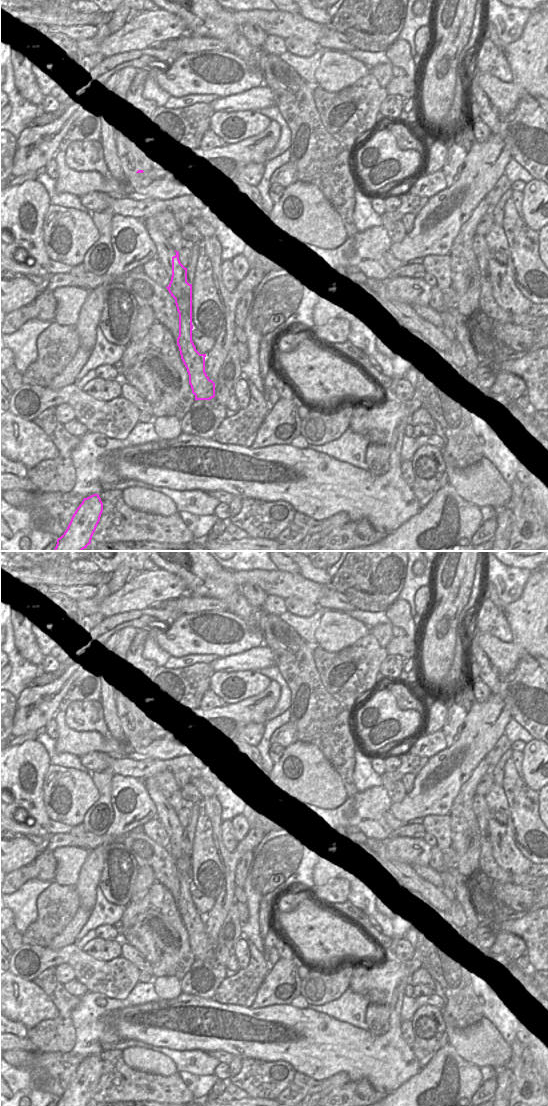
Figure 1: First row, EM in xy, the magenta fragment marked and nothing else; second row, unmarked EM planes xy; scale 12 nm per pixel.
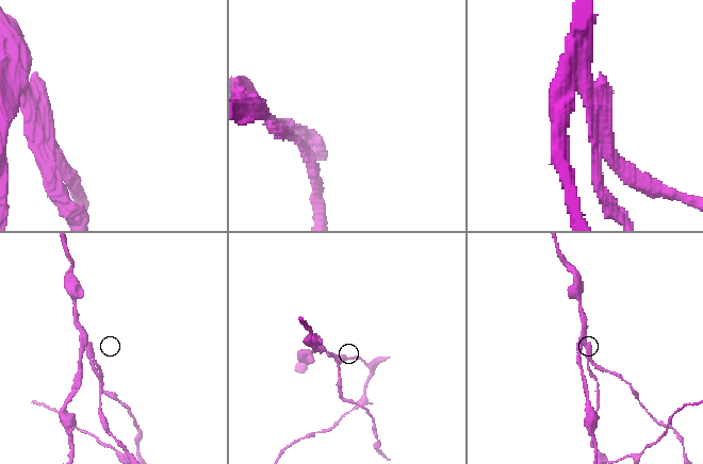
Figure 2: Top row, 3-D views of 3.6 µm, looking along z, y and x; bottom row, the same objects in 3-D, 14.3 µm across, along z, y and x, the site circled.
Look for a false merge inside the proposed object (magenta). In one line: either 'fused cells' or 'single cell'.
fused cells

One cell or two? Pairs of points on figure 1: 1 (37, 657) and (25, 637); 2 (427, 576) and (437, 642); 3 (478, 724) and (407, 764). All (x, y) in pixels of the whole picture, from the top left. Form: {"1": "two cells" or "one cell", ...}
{"1": "one cell", "2": "two cells", "3": "two cells"}

